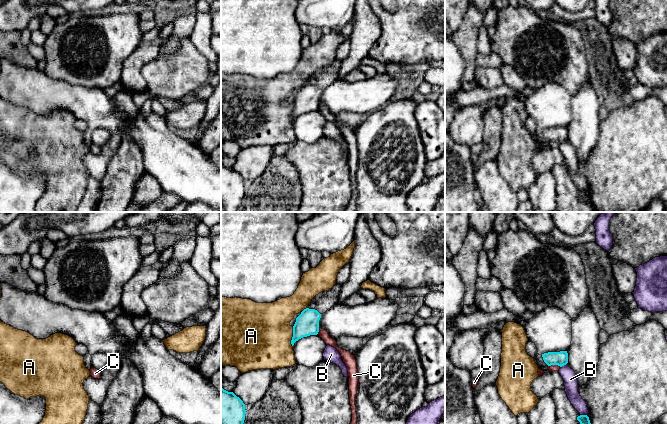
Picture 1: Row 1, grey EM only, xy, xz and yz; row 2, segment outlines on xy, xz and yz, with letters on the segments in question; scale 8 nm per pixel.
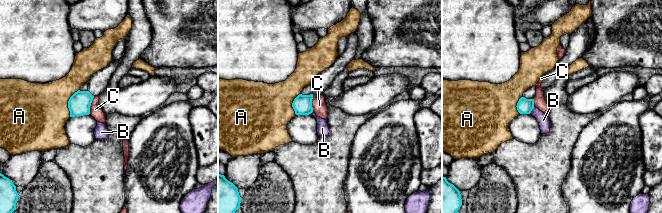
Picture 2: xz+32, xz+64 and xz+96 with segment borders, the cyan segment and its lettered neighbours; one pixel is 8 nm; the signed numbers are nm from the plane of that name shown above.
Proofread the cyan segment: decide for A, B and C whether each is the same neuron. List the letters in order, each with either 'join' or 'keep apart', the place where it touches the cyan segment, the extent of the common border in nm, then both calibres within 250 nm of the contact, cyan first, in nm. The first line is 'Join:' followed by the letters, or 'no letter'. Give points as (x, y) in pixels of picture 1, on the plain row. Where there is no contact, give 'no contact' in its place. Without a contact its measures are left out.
Join: no letter
A: keep apart; contact xz (292, 113); length 160 nm; calibres 190 and 480 nm
B: keep apart; contact yz (563, 141); length 70 nm; calibres 110 and 110 nm
C: keep apart; contact yz (554, 140); length 100 nm; calibres 110 and 50 nm

